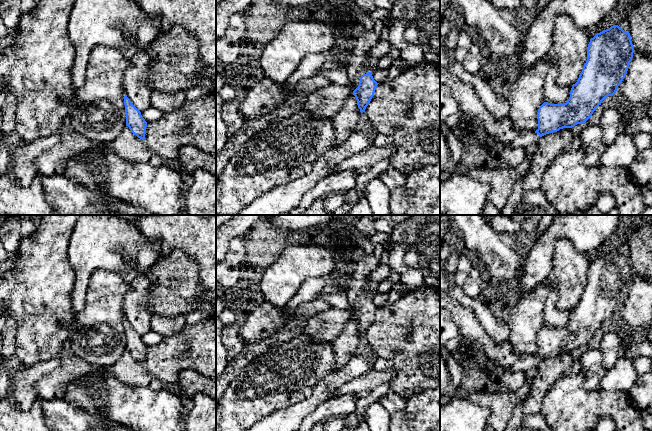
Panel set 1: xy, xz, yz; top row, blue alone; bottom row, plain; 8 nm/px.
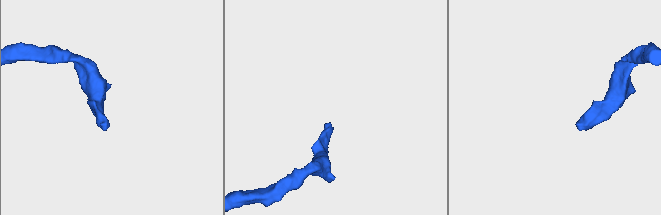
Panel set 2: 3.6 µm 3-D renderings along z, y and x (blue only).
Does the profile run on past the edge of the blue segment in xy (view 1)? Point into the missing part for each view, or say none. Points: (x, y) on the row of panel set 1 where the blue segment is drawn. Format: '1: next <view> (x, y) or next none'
1: next none

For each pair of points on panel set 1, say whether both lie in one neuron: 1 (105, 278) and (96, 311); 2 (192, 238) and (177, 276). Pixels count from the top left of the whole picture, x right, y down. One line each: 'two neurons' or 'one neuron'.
1: one neuron
2: two neurons

